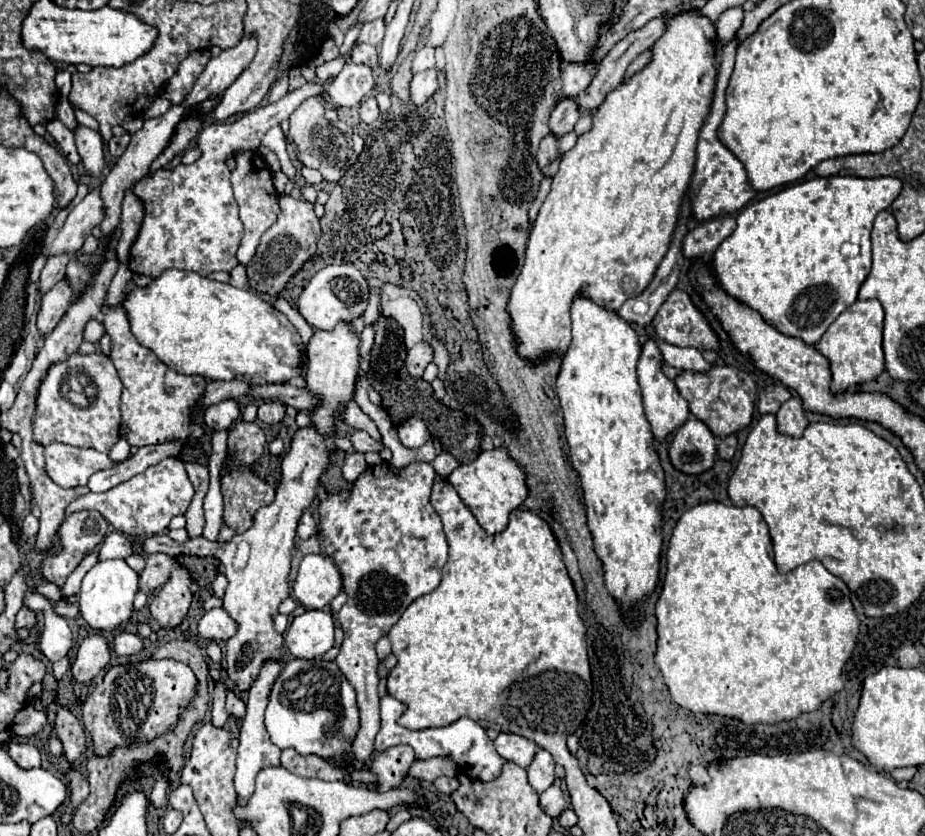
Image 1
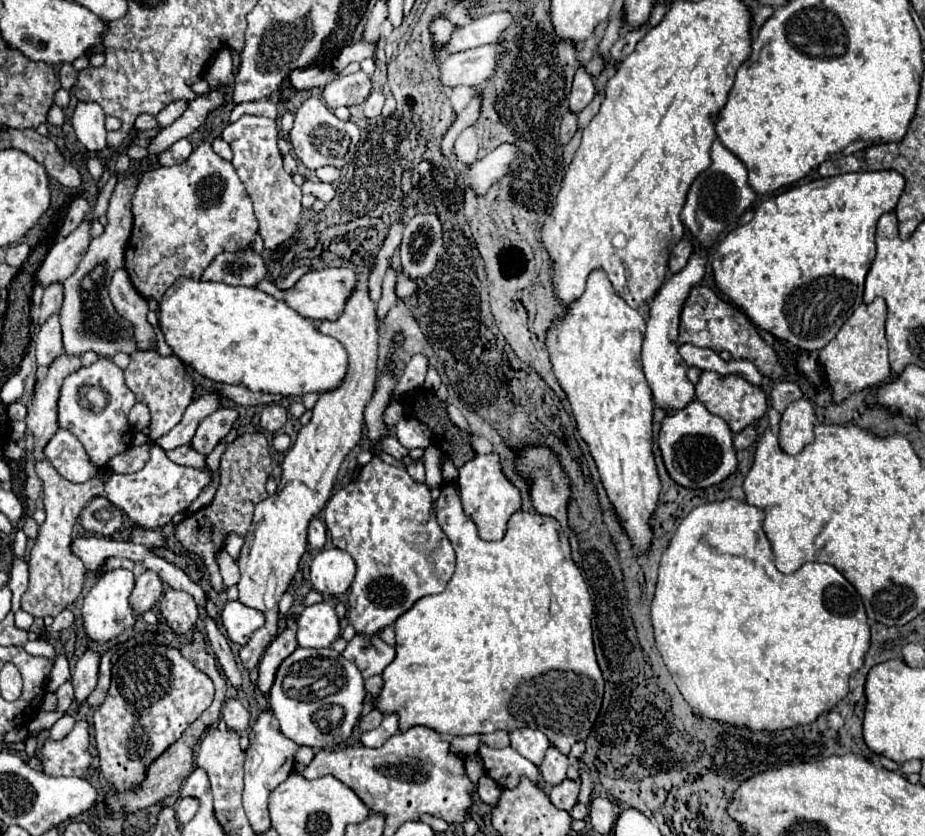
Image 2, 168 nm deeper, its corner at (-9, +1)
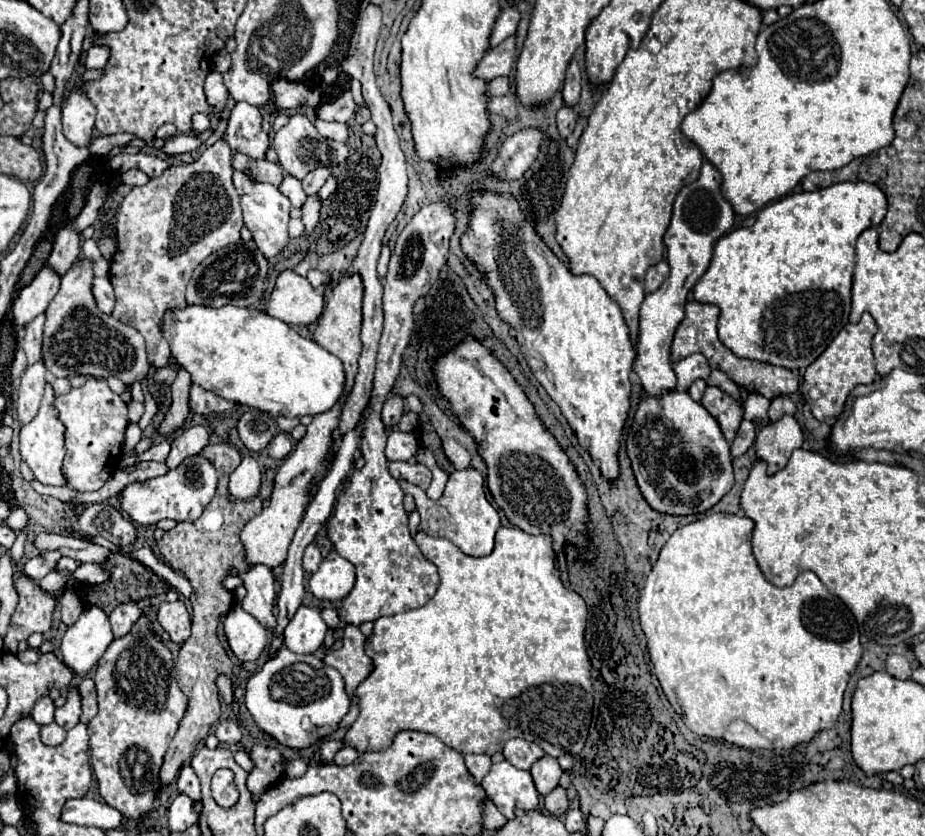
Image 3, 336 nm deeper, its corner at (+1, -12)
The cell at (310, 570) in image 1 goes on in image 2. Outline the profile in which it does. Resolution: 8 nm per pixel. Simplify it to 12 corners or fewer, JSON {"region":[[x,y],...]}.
{"region":[[325,548],[311,562],[311,582],[325,596],[345,594],[355,560]]}

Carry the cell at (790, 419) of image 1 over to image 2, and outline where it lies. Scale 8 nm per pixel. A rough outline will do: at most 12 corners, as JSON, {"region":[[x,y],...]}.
{"region":[[811,402],[787,406],[779,422],[779,444],[799,454],[813,442],[817,418]]}

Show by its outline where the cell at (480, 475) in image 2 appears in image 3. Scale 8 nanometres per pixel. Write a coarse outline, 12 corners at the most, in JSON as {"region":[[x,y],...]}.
{"region":[[477,469],[451,473],[431,501],[415,497],[421,529],[453,541],[465,555],[493,551],[501,527]]}

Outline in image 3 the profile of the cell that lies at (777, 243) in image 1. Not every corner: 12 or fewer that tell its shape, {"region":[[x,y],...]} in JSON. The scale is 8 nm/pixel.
{"region":[[875,183],[765,205],[693,295],[735,355],[809,367],[849,321]]}

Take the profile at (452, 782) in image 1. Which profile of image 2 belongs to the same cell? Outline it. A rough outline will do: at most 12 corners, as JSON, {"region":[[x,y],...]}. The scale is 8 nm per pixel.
{"region":[[479,754],[467,758],[467,776],[477,782],[485,768]]}

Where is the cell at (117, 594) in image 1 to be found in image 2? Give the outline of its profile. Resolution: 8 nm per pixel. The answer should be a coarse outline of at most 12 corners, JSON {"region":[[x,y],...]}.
{"region":[[131,570],[99,576],[85,596],[83,632],[109,642],[135,624]]}

